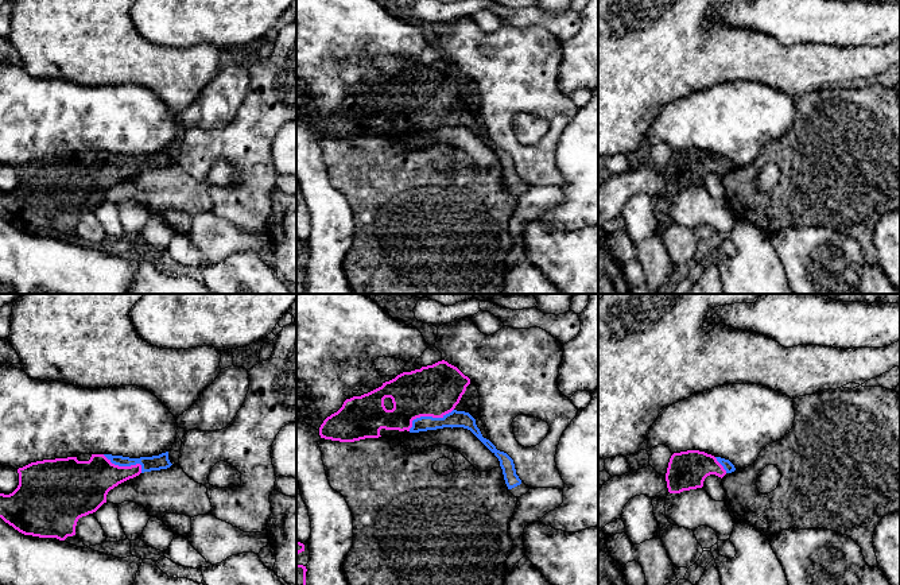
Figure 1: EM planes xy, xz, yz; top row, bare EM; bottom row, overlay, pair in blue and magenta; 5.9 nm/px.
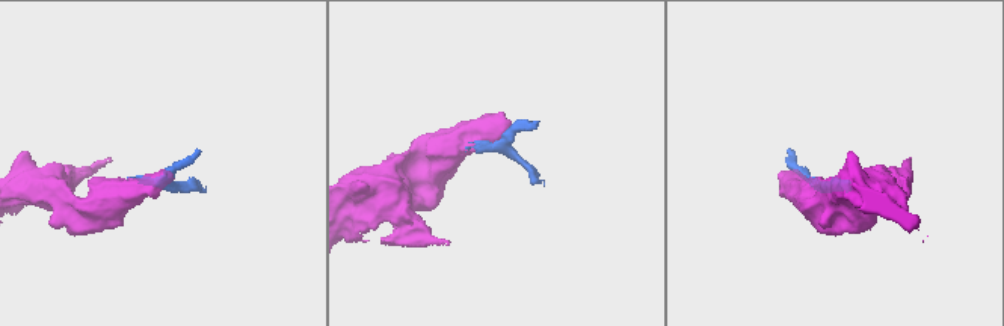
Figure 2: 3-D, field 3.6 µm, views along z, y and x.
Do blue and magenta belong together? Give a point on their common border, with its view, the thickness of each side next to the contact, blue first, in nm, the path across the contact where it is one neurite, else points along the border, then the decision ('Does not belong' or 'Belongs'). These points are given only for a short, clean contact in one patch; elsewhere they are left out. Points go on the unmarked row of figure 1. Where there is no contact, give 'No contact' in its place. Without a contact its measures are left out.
Touches blue at xz (427, 115). Thickness 100 nm (blue) against 300 nm. Path across: xz (456, 116), (427, 115), (427, 96), (435, 88). Belongs

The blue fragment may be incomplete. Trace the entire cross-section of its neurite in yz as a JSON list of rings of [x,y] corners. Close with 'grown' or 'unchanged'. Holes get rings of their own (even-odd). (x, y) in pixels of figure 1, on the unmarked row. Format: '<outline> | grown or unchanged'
[[[705,150],[674,151],[666,171],[667,186],[670,191],[702,186],[707,174],[715,173],[722,177],[734,168],[736,166],[729,158]]] | grown

